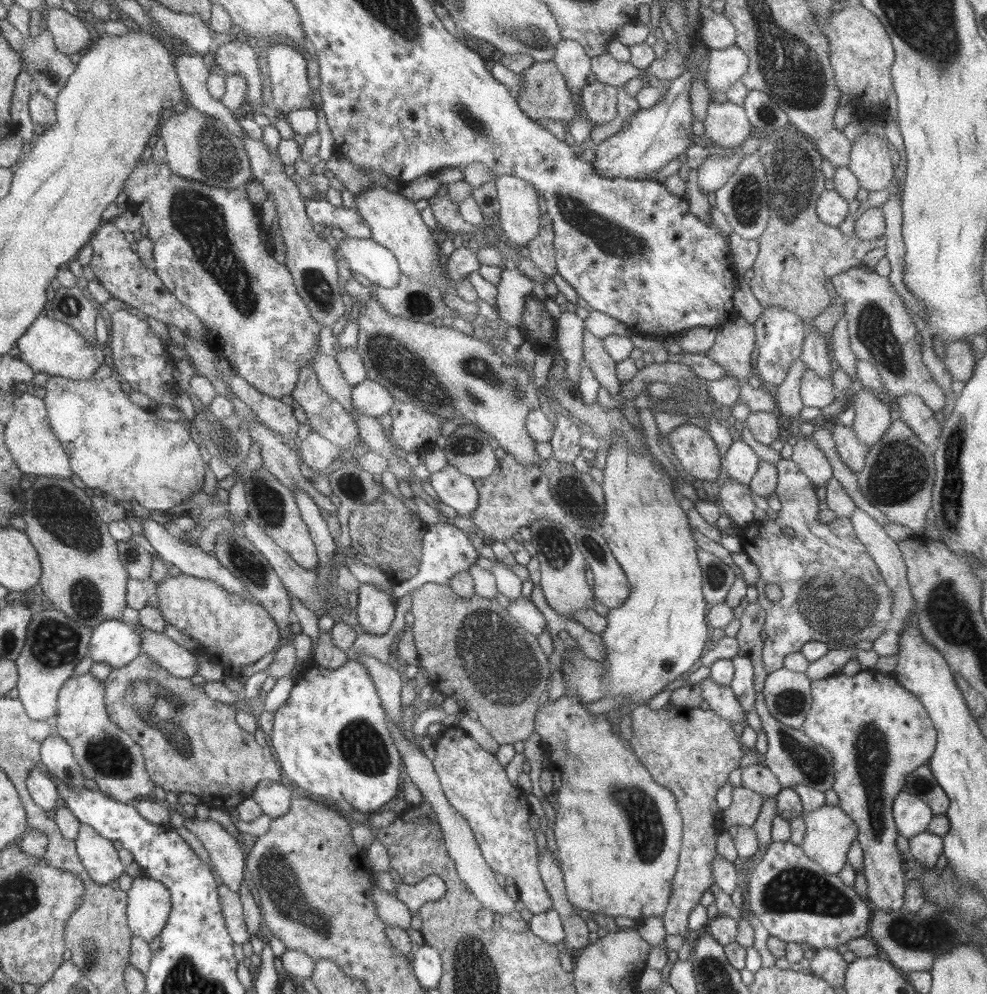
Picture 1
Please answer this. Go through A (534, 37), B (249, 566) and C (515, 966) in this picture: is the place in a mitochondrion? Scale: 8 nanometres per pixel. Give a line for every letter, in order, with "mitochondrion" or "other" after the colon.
A: mitochondrion
B: mitochondrion
C: other

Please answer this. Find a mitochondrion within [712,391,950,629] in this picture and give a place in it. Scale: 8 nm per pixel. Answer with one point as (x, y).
(900, 475)

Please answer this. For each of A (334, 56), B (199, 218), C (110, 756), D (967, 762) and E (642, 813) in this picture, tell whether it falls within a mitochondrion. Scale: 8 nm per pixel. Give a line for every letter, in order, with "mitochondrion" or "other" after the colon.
A: other
B: mitochondrion
C: mitochondrion
D: other
E: mitochondrion

